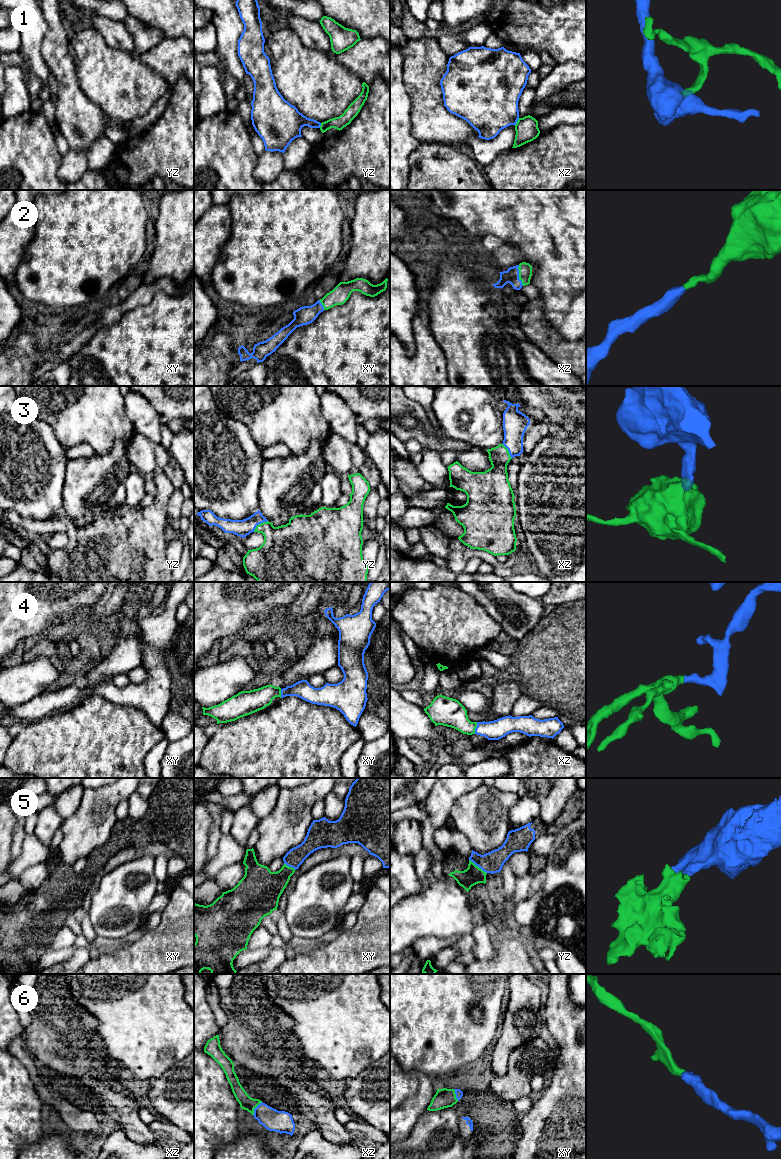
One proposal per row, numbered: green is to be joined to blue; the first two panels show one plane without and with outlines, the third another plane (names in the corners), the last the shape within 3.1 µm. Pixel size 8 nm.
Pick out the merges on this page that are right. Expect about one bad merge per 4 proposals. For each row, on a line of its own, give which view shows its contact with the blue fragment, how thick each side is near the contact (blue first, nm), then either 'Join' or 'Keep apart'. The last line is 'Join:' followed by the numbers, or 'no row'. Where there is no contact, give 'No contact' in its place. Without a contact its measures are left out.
1: Touches blue in xz. Thickness 440 nm (blue) against 180 nm. Keep apart
2: Touches blue in xz. Thickness 120 nm (blue) against 110 nm. Join
3: Touches blue in yz. Thickness 140 nm (blue) against 300 nm. Join
4: Touches blue in xz. Thickness 160 nm (blue) against 220 nm. Join
5: Touches blue in yz. Thickness 170 nm (blue) against 150 nm. Join
6: Touches blue in xz. Thickness 180 nm (blue) against 110 nm. Join
Join: 2, 3, 4, 5, 6

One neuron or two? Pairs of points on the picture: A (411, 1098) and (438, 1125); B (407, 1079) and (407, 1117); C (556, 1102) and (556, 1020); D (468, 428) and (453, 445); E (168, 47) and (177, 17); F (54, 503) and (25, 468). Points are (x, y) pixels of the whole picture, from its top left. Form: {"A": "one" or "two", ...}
{"A": "two", "B": "one", "C": "one", "D": "two", "E": "two", "F": "one"}

